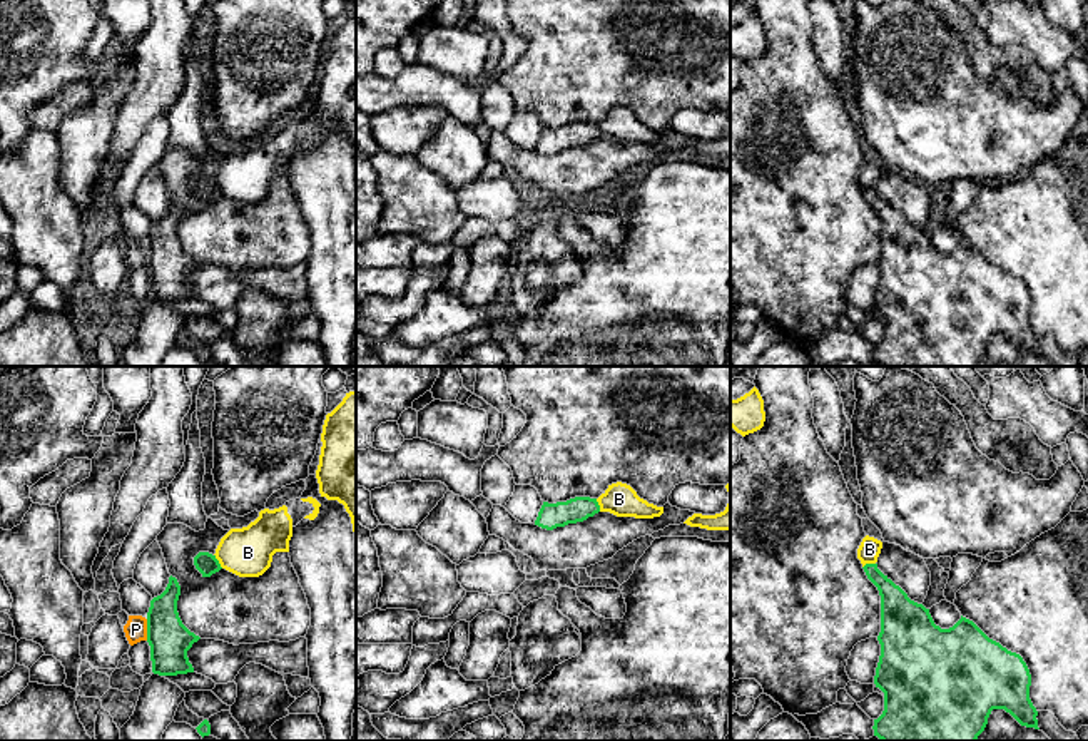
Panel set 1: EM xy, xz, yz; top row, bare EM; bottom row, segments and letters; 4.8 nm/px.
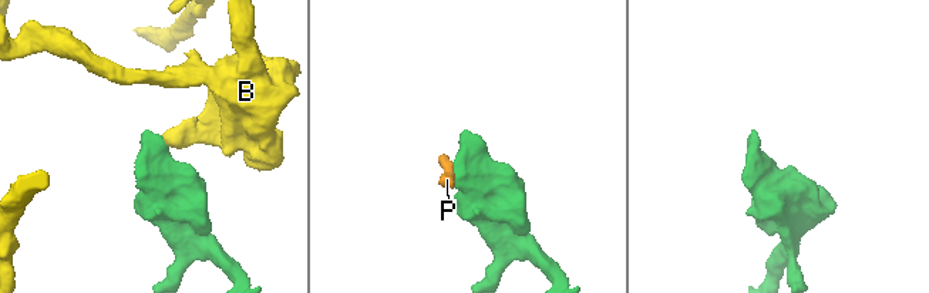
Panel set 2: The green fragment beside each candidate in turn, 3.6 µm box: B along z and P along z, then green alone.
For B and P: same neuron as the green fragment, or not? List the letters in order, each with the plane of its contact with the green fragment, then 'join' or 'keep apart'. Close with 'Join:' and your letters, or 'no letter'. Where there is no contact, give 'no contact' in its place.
B: xy | keep apart
P: xy | keep apart
Join: no letter

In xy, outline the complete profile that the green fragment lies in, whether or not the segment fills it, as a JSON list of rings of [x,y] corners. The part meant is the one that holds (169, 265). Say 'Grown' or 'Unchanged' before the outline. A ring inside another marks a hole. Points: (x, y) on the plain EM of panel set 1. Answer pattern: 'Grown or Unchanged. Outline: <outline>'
Unchanged. Outline: [[[170,201],[165,216],[150,226],[147,238],[147,268],[150,271],[152,298],[159,301],[194,298],[187,276],[201,263],[182,249],[177,238],[179,221],[180,211]]]

